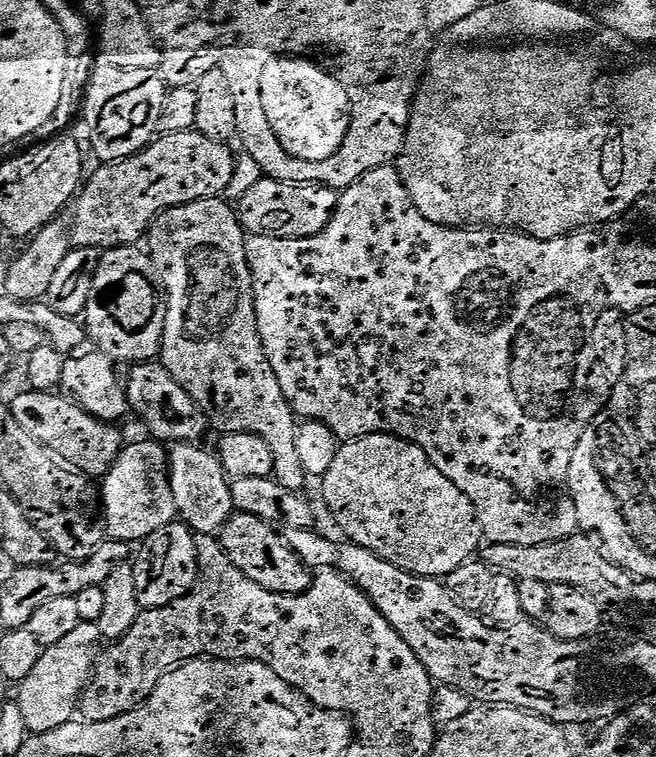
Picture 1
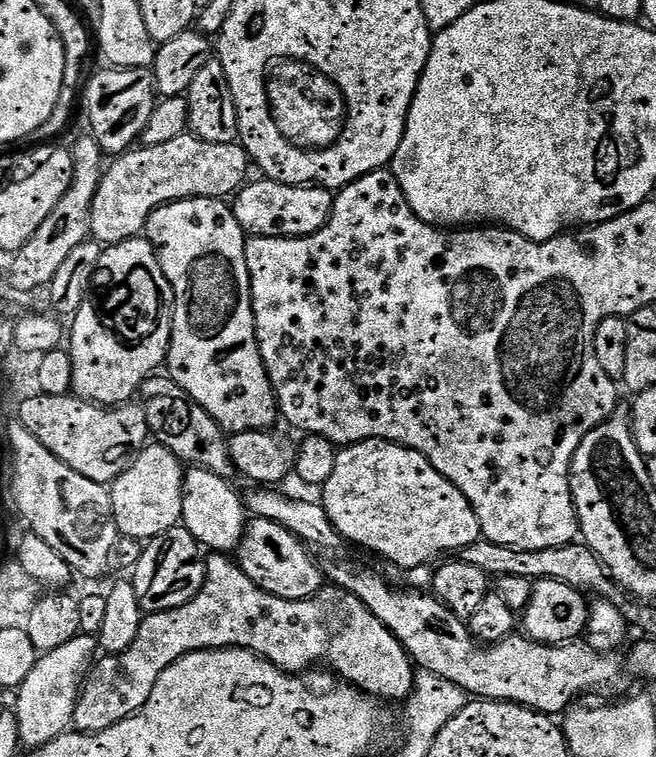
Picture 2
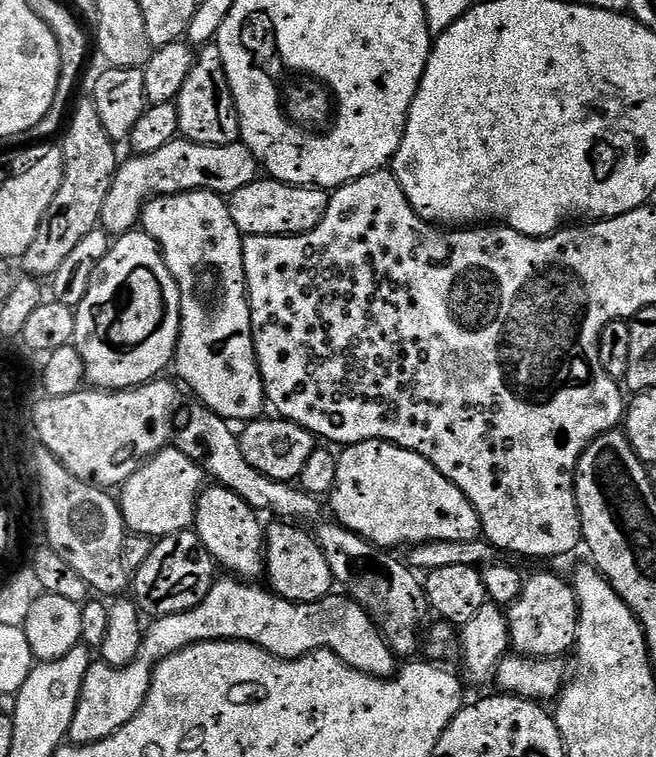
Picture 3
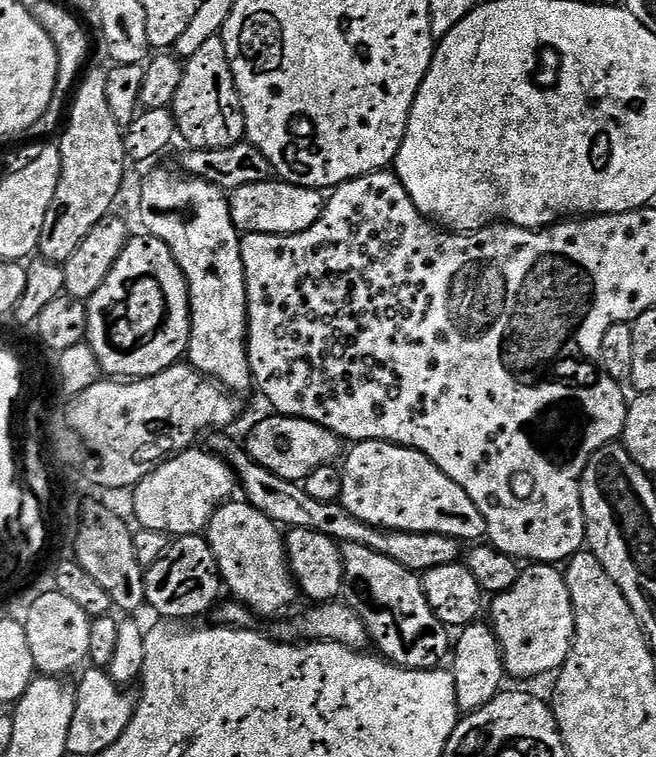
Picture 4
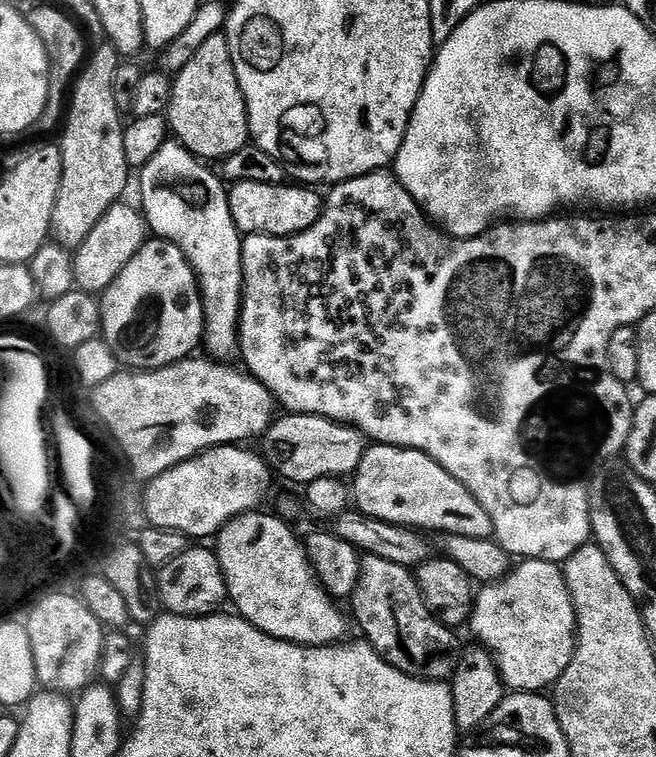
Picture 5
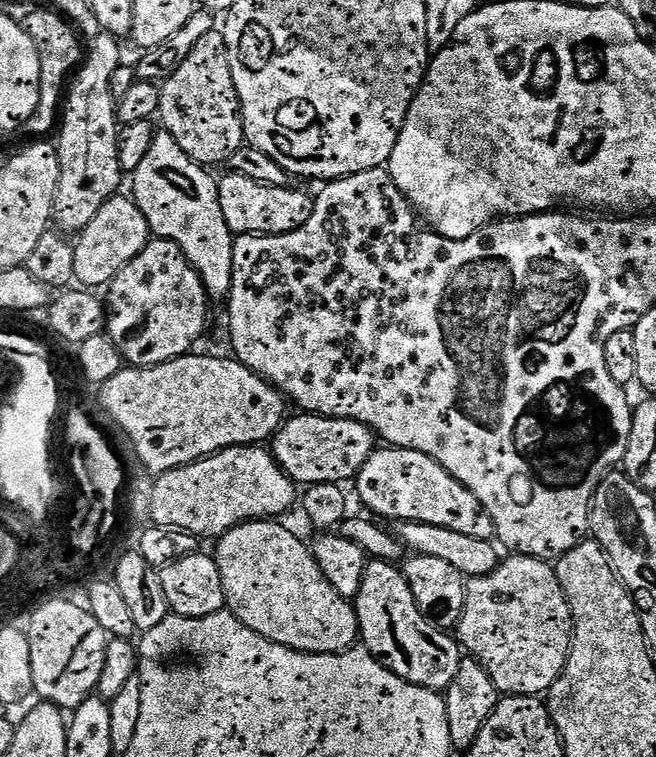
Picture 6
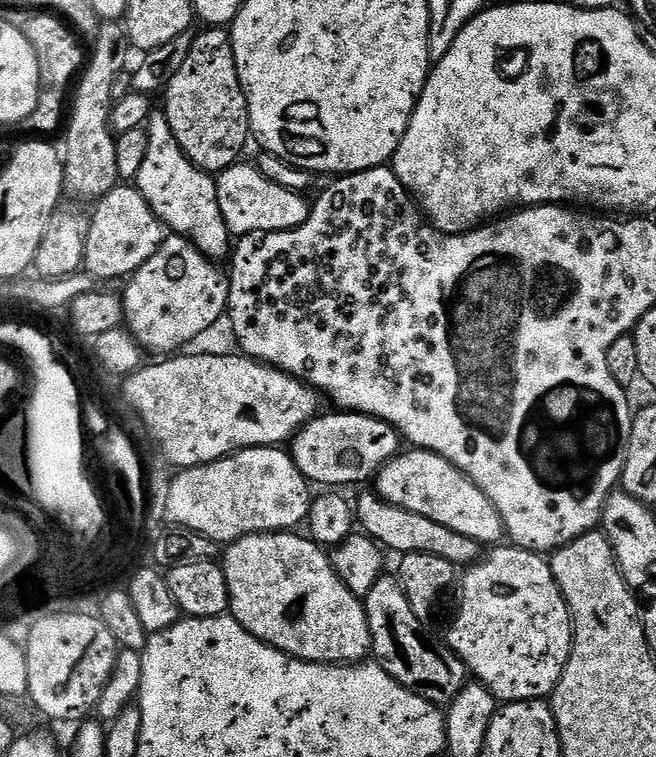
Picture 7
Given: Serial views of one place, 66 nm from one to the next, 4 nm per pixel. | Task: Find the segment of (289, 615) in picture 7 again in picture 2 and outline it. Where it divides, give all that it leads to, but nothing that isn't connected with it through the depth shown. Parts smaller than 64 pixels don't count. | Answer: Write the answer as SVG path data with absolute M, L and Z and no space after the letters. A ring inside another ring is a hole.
M193 467L185 473L183 498L183 531L194 534L194 538L205 549L216 554L232 554L240 547L240 539L248 521L247 509L240 494L236 494L225 477L216 476L203 468Z

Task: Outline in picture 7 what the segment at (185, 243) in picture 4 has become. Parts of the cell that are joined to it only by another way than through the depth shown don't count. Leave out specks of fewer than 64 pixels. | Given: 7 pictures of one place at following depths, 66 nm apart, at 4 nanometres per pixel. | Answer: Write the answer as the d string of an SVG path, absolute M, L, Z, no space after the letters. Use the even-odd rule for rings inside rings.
M153 111L148 117L146 131L146 156L134 179L134 187L140 191L142 198L146 198L150 210L154 210L156 217L164 223L165 229L189 240L203 256L227 257L230 252L230 233L218 206L215 179L201 168L197 168L191 158L180 149L163 111Z

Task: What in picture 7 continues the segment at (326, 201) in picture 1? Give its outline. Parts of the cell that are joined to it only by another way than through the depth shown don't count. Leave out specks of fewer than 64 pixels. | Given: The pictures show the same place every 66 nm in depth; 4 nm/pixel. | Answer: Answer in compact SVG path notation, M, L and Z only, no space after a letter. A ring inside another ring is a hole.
M237 162L231 164L224 172L219 173L215 177L218 206L222 210L222 218L233 237L243 238L270 232L288 232L290 229L302 226L308 221L310 204L309 201L304 201L305 197L301 193L291 192L274 182L270 182L270 178L266 178L256 169L255 163L244 163Z

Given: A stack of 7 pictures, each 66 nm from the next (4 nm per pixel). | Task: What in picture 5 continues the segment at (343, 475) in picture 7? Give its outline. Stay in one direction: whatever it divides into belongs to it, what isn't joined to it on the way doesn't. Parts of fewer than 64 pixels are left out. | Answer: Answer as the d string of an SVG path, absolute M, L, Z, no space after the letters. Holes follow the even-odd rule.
M284 414L281 420L280 417L273 419L262 437L262 443L262 459L275 475L277 472L299 486L307 486L314 482L314 478L351 477L364 457L366 437L357 428L349 428L347 424L321 416Z

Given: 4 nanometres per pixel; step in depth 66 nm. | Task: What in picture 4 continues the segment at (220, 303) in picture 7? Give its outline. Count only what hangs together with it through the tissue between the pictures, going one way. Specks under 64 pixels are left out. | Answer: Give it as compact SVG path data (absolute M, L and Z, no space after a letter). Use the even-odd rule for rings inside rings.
M147 234L133 235L106 282L86 301L86 343L108 378L141 380L185 359L190 342L188 283L166 242Z

